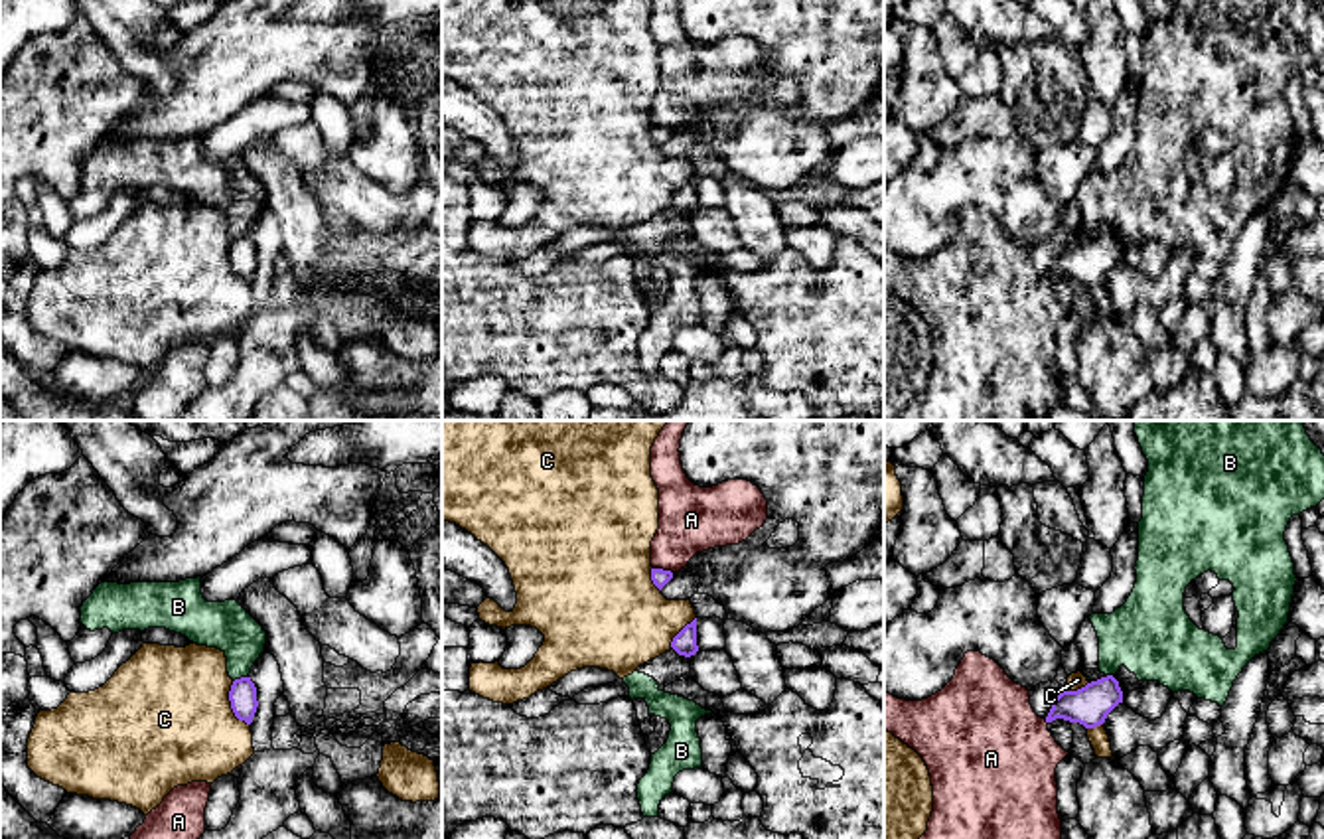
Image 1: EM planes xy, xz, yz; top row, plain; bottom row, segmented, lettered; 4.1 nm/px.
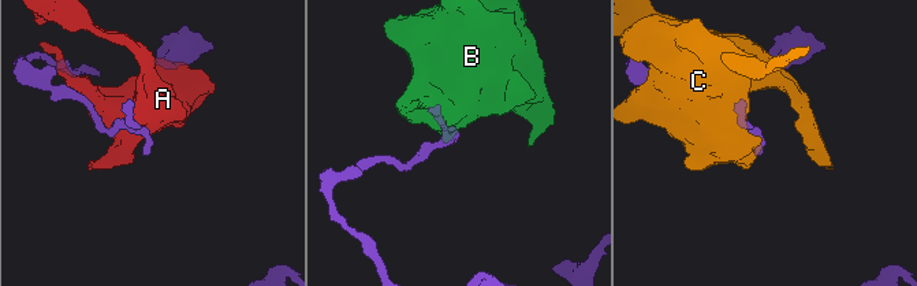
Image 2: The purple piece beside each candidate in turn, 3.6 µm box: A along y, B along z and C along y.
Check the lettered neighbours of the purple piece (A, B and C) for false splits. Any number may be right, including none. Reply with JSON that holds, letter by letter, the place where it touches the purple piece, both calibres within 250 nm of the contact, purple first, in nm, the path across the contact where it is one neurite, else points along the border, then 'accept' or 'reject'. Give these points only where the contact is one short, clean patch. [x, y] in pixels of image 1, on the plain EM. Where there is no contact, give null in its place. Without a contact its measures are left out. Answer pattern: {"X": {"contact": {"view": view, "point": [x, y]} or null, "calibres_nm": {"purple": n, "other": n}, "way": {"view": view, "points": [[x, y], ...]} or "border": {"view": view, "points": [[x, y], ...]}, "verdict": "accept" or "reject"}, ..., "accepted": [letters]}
{"A": {"contact": {"view": "xz", "point": [662, 127]}, "calibres_nm": {"purple": 70, "other": 280}, "verdict": "reject"}, "B": {"contact": {"view": "xy", "point": [241, 235]}, "calibres_nm": {"purple": 110, "other": 200}, "border": {"view": "xy", "points": [[247, 233], [233, 239]]}, "verdict": "reject"}, "C": {"contact": {"view": "xy", "point": [231, 263]}, "calibres_nm": {"purple": 110, "other": 500}, "verdict": "reject"}, "accepted": []}

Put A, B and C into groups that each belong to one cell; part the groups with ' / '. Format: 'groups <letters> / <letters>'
groups A / B / C

